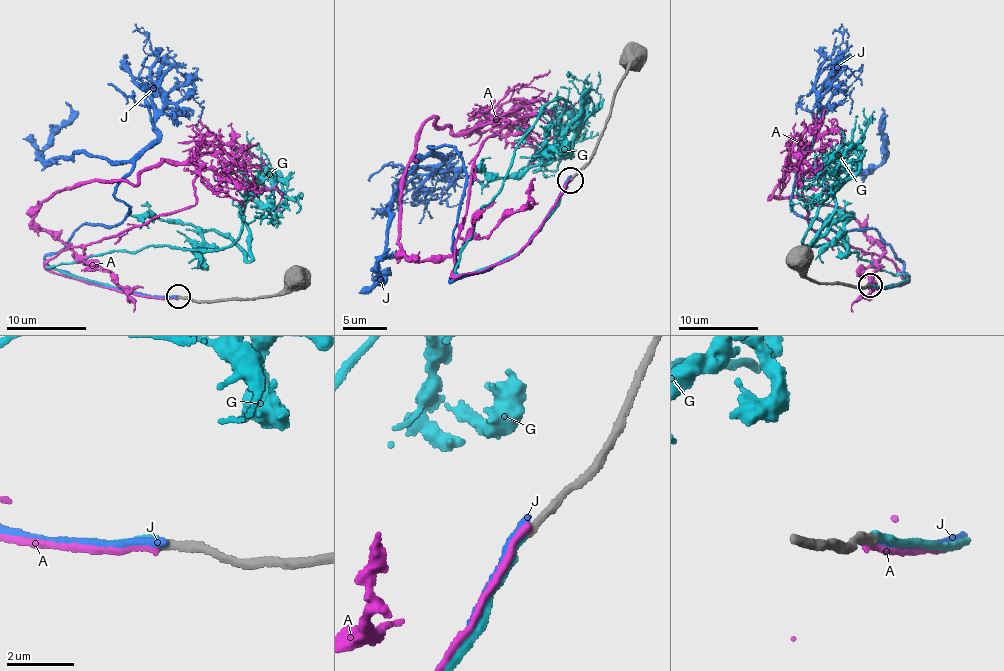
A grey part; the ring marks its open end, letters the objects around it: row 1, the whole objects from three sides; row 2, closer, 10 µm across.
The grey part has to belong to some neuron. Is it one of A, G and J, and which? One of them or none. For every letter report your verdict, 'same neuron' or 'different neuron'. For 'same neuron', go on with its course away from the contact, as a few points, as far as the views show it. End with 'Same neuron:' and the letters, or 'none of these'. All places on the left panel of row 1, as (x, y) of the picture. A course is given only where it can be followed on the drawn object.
A: different neuron
G: same neuron | via (178, 297), (149, 298), (49, 269), (150, 246), (227, 248), (240, 211), (247, 248), (130, 215)
J: different neuron
Same neuron: G

